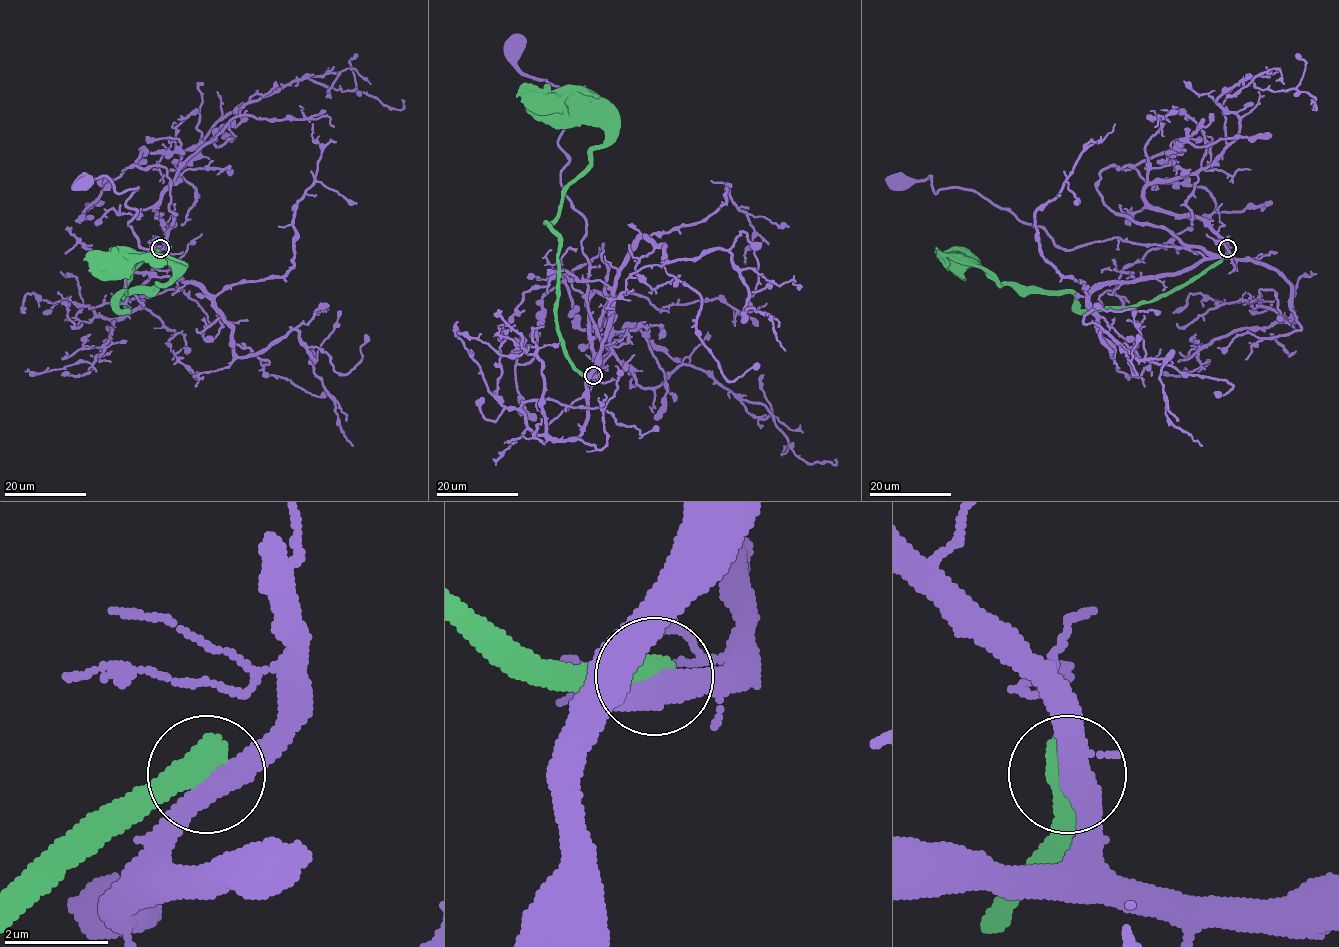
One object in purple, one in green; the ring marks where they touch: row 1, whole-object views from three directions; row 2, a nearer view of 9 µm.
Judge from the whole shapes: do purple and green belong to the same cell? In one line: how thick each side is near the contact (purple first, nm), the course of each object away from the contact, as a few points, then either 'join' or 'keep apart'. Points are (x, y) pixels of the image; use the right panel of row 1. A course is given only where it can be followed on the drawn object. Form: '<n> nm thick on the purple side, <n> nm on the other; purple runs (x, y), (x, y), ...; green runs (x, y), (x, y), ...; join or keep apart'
440 nm thick on the purple side, 600 nm on the other; purple runs (1227, 249), (1206, 258), (1111, 237), (1063, 250), (969, 189), (935, 192), (929, 176), (896, 183); green runs (1227, 249), (1217, 263), (1149, 301), (1081, 310), (1070, 292), (1022, 292), (1000, 285), (974, 260), (958, 259); keep apart

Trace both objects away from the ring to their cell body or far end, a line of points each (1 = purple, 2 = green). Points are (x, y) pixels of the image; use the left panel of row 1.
1: (160, 249), (165, 258), (129, 225), (138, 187), (82, 183)
2: (160, 249), (133, 271), (120, 310), (124, 292), (152, 292), (174, 275), (166, 262), (120, 259)

